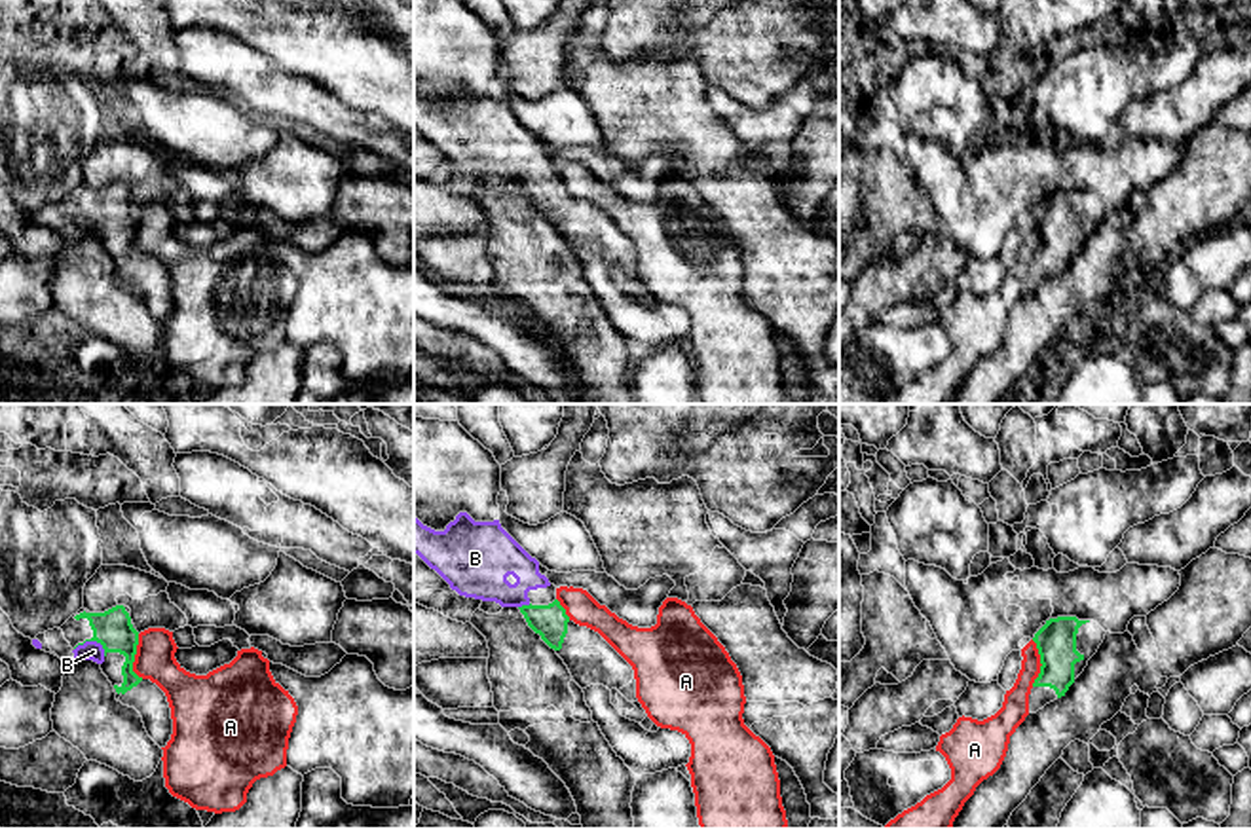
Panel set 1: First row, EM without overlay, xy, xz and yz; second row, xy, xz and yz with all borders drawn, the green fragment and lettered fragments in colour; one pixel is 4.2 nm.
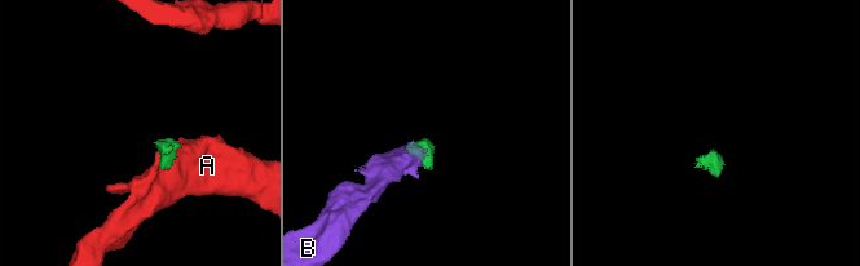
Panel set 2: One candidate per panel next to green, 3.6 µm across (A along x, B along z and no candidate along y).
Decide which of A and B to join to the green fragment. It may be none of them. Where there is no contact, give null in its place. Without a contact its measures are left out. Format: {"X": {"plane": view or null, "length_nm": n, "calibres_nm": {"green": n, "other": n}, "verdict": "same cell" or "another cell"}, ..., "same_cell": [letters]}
{"A": {"plane": "xy", "length_nm": 190, "calibres_nm": {"green": 160, "other": 170}, "verdict": "another cell"}, "B": {"plane": "xy", "length_nm": 140, "calibres_nm": {"green": 160, "other": 80}, "verdict": "same cell"}, "same_cell": ["B"]}

